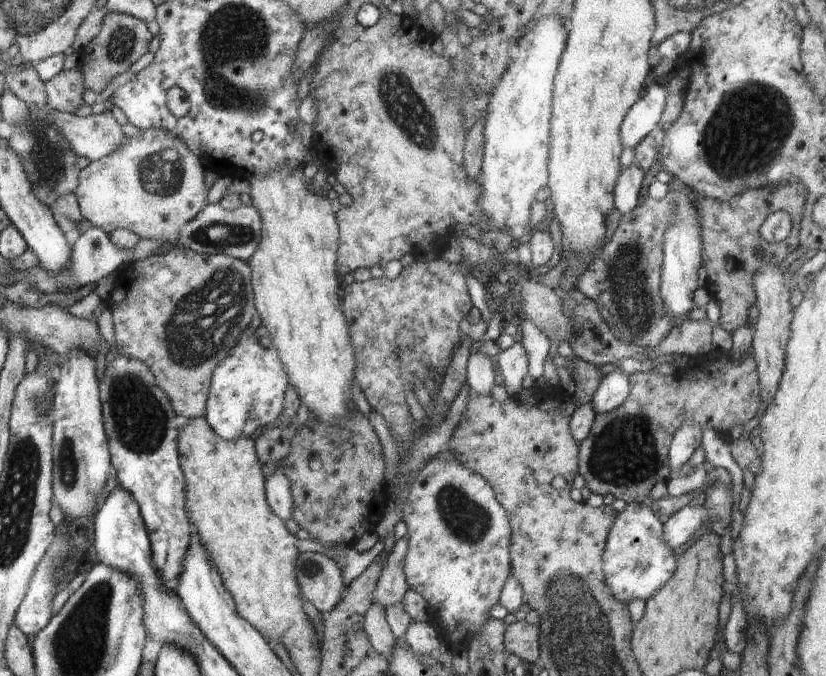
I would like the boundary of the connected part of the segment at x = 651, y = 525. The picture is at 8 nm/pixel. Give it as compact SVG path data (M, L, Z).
M628 502L626 508L616 516L606 539L602 570L606 576L606 586L620 602L649 599L674 574L677 558L672 552L673 548L664 542L662 530L664 523L658 520L646 503Z

